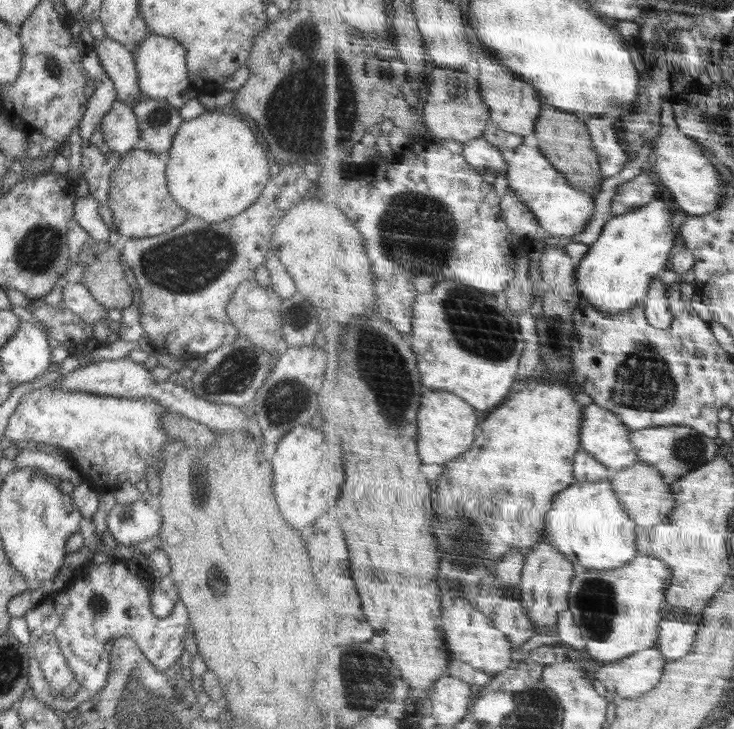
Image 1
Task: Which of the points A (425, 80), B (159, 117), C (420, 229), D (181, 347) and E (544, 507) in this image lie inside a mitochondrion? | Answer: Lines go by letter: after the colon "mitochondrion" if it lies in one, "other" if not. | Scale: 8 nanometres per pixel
A: other
B: mitochondrion
C: mitochondrion
D: other
E: other

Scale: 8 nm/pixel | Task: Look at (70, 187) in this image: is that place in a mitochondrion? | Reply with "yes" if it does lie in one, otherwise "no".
no

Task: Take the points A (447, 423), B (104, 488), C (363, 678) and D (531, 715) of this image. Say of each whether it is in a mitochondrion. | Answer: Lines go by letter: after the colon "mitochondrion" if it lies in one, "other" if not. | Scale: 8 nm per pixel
A: other
B: other
C: mitochondrion
D: mitochondrion

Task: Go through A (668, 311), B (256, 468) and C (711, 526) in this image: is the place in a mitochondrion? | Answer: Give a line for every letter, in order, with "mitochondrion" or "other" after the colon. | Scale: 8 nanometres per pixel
A: other
B: other
C: other

